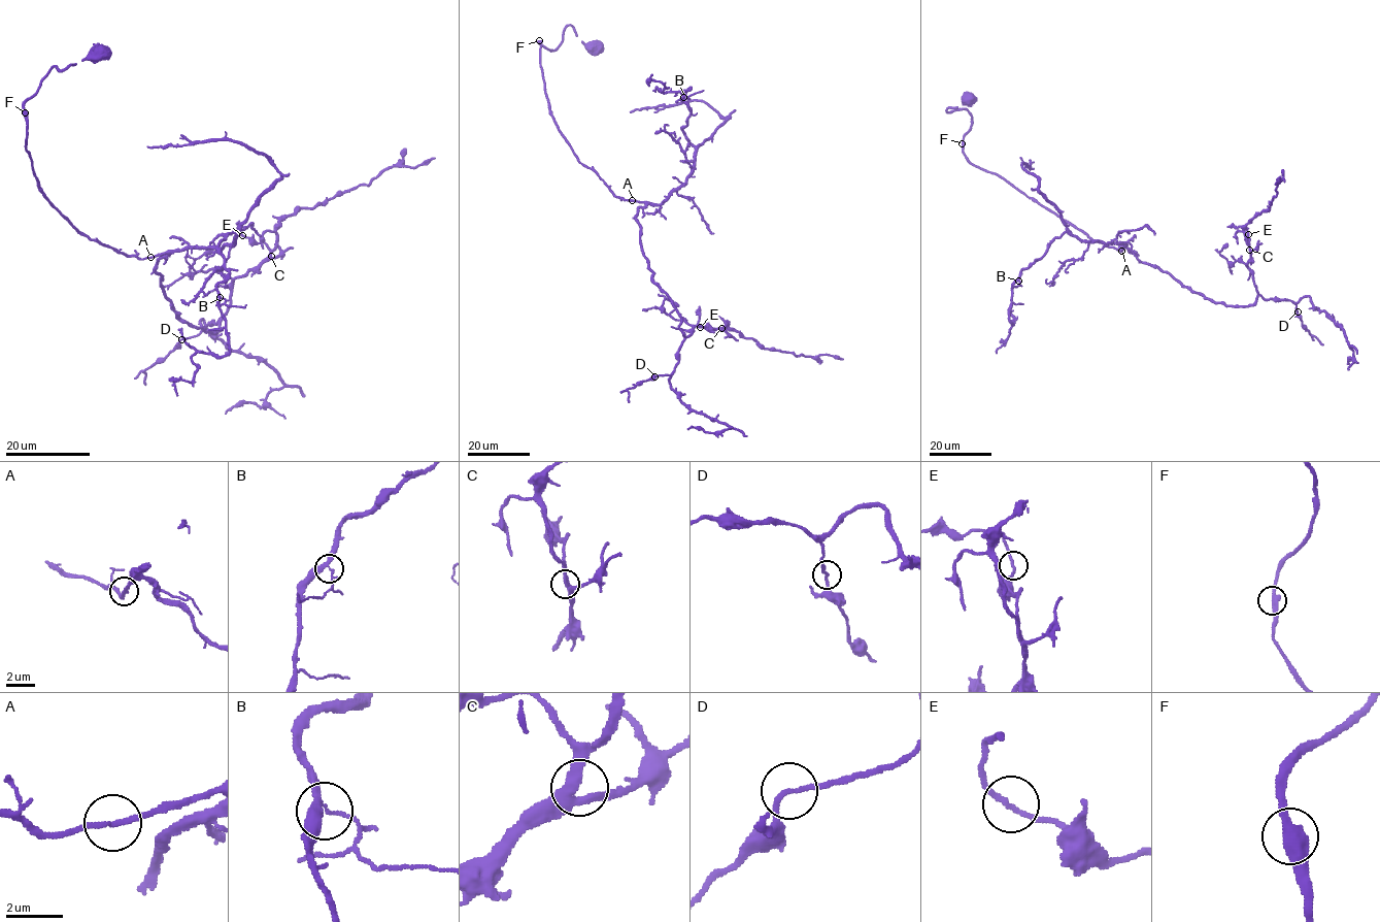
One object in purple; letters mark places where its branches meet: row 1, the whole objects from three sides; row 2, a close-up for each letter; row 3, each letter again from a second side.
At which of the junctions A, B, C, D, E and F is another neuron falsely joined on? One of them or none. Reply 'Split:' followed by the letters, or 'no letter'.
Split: no letter

